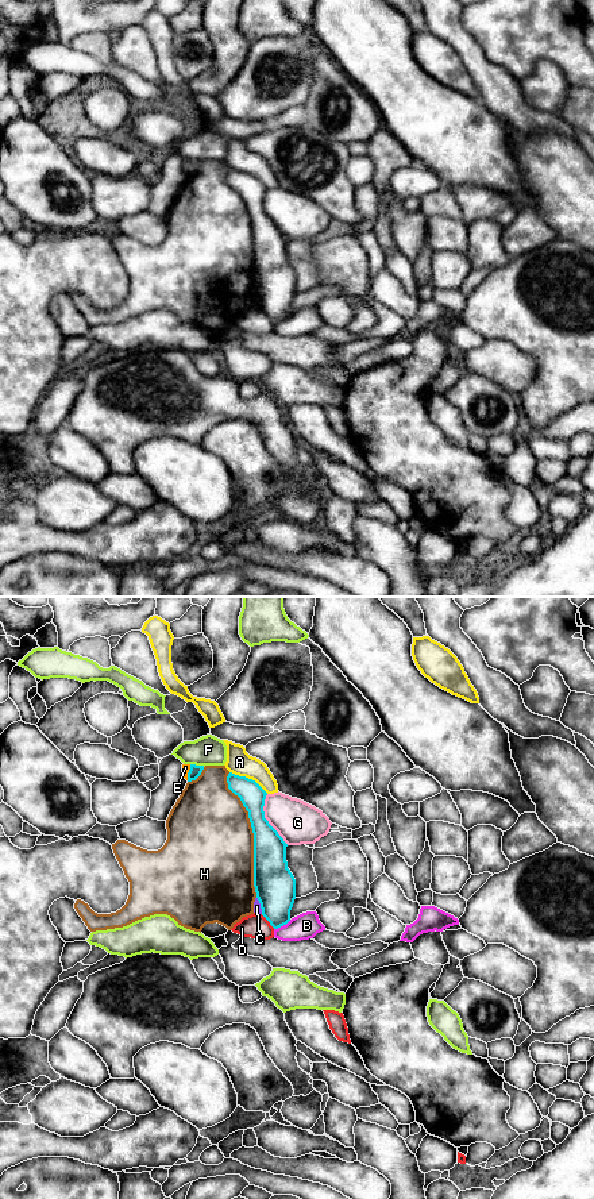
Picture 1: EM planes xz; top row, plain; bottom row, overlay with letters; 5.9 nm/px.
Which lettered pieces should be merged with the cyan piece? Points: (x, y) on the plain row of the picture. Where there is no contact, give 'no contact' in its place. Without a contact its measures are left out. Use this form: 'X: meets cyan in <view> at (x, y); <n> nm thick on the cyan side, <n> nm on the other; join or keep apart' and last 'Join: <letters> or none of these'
A: meets cyan in xz at (247, 173); 150 nm thick on the cyan side, 150 nm on the other; keep apart
B: meets cyan in xz at (282, 320); 240 nm thick on the cyan side, 160 nm on the other; keep apart
C: meets cyan in xz at (261, 300); 240 nm thick on the cyan side, 50 nm on the other; keep apart
D: meets cyan in xz at (267, 315); 240 nm thick on the cyan side, 150 nm on the other; keep apart
E: meets cyan in xz at (188, 168); 70 nm thick on the cyan side, 50 nm on the other; keep apart
F: meets cyan in xz at (197, 161); 70 nm thick on the cyan side, 180 nm on the other; keep apart
G: meets cyan in xz at (266, 215); 190 nm thick on the cyan side, 260 nm on the other; keep apart
H: meets cyan in xz at (254, 230); 200 nm thick on the cyan side, 480 nm on the other; keep apart
Join: none of these

